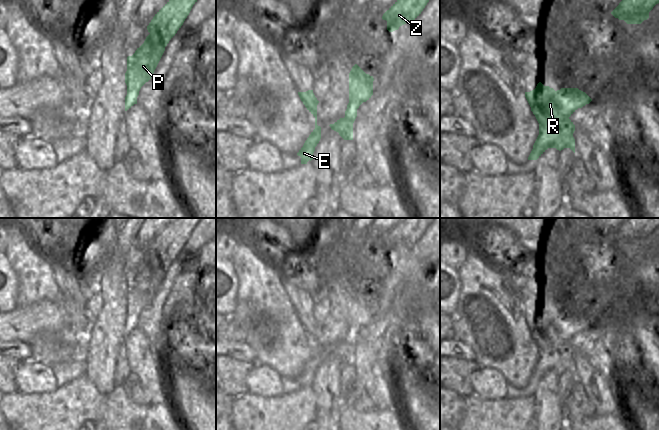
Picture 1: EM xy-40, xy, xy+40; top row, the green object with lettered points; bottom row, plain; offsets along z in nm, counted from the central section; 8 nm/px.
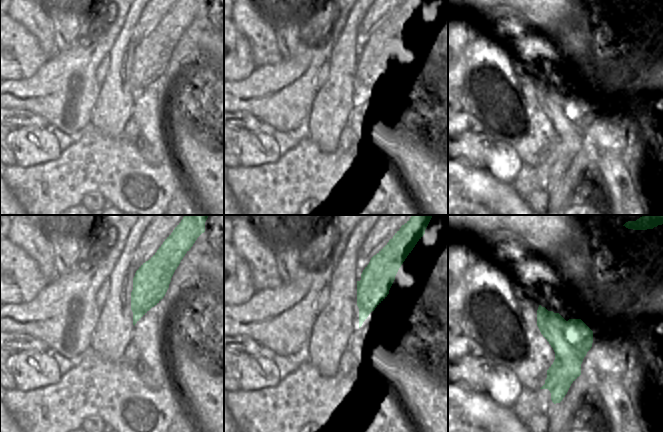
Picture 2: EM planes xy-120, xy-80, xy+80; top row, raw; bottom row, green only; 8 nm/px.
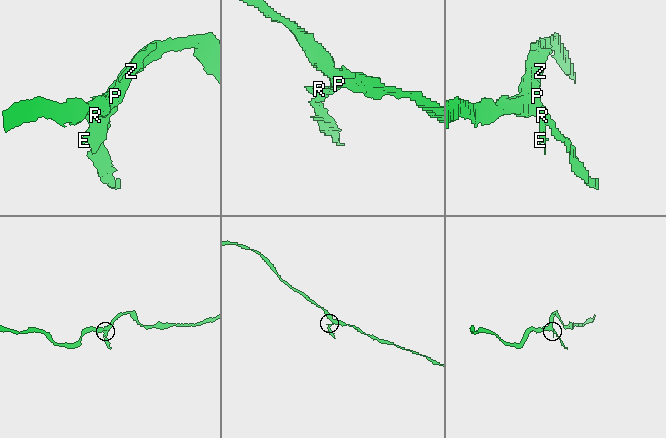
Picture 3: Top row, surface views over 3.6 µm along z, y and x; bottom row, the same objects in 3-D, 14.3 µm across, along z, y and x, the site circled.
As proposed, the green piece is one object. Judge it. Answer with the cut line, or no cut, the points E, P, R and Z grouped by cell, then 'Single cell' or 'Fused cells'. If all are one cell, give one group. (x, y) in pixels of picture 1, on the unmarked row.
Split along xy (349, 323), (362, 326). Groups: E R / P Z. Fused cells

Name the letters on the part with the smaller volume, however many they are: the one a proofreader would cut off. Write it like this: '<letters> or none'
E, R

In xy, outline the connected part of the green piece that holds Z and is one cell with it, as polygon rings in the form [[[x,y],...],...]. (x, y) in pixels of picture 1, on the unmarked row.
[[[403,218],[382,240],[387,245],[387,254],[393,256],[415,244],[434,219]]]

